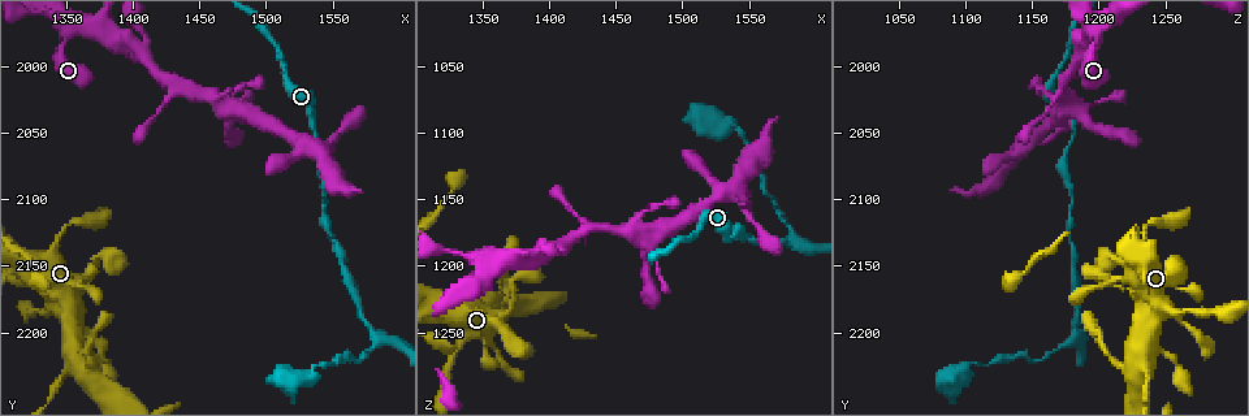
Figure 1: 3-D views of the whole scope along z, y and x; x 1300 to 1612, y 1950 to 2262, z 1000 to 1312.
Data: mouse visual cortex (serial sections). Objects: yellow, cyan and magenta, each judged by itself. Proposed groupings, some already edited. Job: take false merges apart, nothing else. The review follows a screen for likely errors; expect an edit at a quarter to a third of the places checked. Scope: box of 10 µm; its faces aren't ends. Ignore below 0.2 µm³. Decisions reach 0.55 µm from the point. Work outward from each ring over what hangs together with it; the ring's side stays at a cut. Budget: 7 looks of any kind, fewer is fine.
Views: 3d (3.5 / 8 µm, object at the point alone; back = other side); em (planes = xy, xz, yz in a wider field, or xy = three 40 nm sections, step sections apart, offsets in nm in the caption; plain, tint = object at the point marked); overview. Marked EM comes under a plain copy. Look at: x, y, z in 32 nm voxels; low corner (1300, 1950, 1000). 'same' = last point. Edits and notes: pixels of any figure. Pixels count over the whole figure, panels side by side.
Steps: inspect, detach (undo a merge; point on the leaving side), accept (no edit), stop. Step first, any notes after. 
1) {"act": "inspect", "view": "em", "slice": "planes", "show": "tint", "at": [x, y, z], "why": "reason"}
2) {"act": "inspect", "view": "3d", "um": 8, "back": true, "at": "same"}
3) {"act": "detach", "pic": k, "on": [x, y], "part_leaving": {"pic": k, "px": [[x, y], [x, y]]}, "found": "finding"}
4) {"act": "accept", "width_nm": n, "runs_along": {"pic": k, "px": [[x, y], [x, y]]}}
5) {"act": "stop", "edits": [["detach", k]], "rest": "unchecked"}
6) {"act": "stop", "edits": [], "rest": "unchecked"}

{"act": "inspect", "view": "3d", "um": 3.5, "at": [1366, 1972, 1196], "why": "calibre changes"}

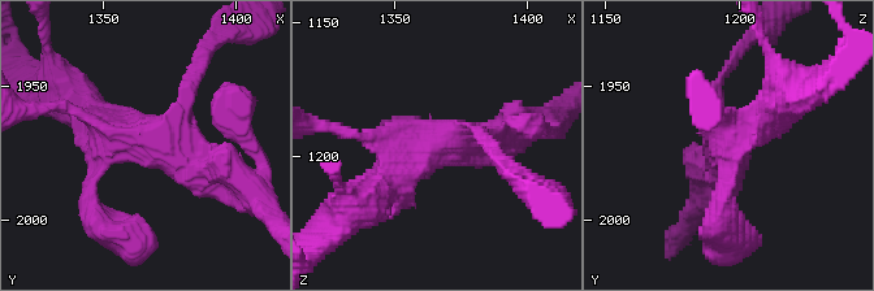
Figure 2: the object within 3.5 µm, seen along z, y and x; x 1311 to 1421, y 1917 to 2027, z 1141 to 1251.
{"act": "inspect", "view": "em", "slice": "xy", "step": 2, "show": "tint", "at": [1365, 1970, 1195], "why": "need the tissue"}

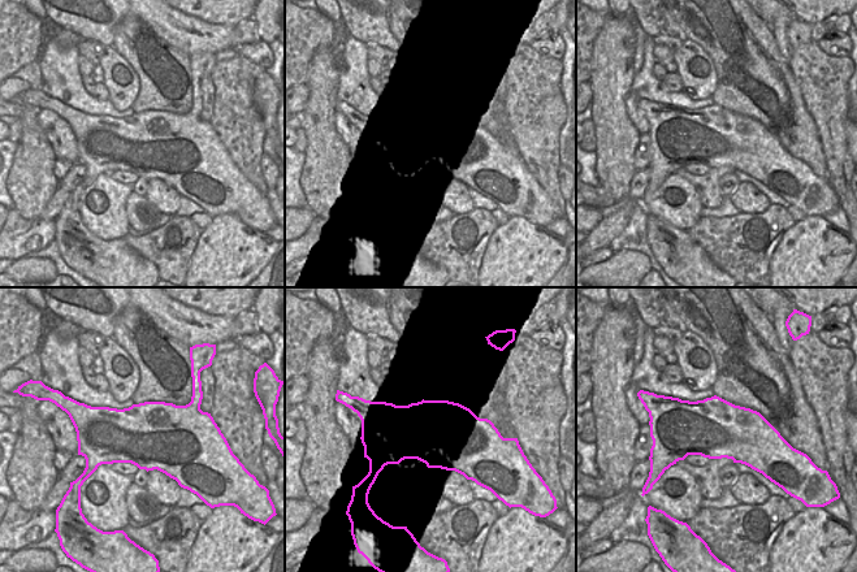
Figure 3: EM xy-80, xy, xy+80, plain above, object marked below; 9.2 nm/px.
{"act": "accept", "found": "all the same cell"}

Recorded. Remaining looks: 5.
{"act": "inspect", "view": "3d", "um": 3.5, "at": [1582, 2200, 1182], "why": "abrupt turn"}

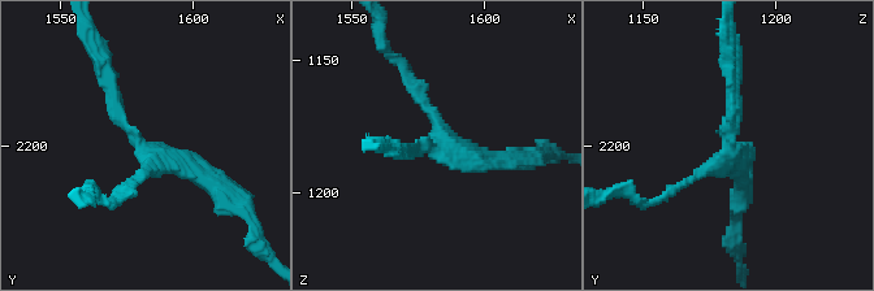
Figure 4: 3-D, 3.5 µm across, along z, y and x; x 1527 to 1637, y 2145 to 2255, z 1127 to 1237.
{"act": "inspect", "view": "em", "slice": "xy", "step": 1, "show": "tint", "at": [1581, 2201, 1183], "arms": 3, "arm_widths_nm": [100, 200, 250], "why": "now the EM"}

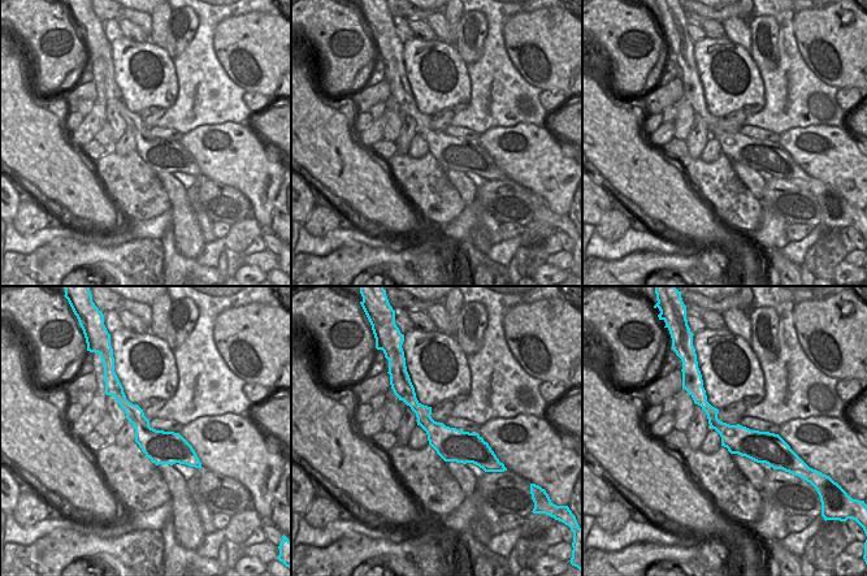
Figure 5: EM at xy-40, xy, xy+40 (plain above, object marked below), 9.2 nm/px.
{"act": "accept", "width_nm": 320, "runs_along": {"pic": 5, "px": [[112, 388], [164, 447], [193, 462]]}, "found": "all the same cell"}

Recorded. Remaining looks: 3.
{"act": "inspect", "view": "3d", "um": 3.5, "back": true, "at": [1530, 2234, 1094], "why": "sharp bend"}

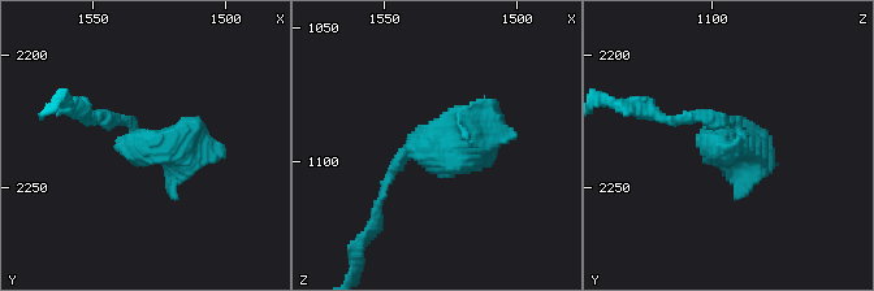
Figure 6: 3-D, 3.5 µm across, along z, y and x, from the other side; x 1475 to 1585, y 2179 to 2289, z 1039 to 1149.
{"act": "inspect", "view": "em", "slice": "xy", "step": 1, "show": "tint", "at": [1528, 2234, 1094], "why": "shape alone is not enough"}

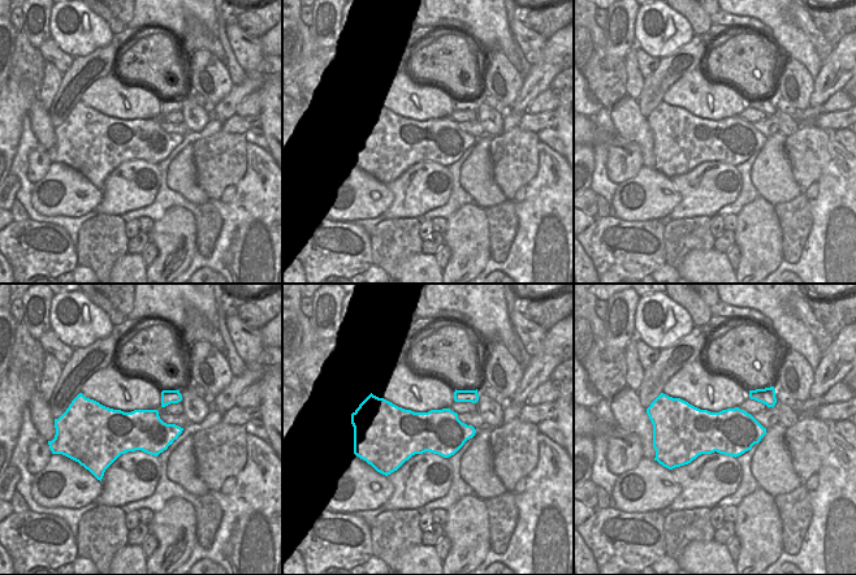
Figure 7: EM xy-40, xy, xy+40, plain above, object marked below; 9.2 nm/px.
{"act": "accept", "width_nm": 460, "runs_along": {"pic": 6, "px": [[104, 118], [137, 150], [224, 157]]}, "found": "one cell here"}

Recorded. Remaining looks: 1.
{"act": "stop", "edits": [], "rest": "unchecked"}

